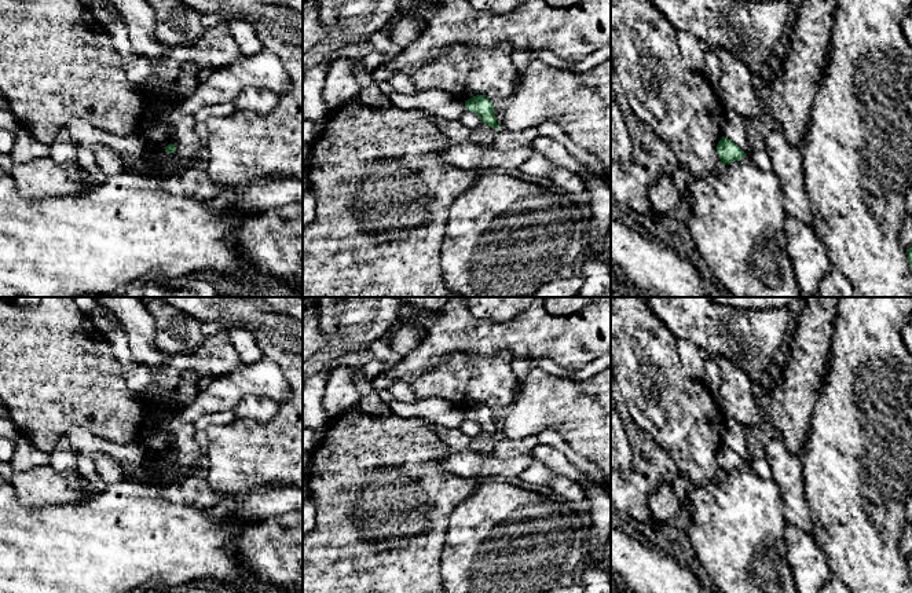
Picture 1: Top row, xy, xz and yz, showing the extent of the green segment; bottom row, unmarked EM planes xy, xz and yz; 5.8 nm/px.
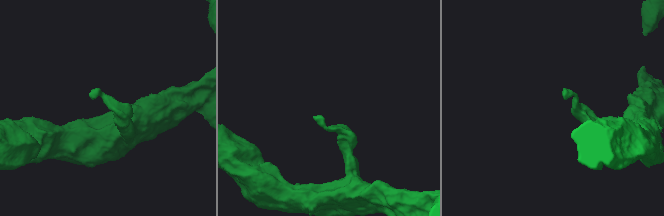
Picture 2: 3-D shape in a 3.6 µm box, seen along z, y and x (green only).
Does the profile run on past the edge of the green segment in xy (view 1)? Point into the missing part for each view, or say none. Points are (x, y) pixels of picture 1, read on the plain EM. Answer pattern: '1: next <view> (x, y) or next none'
1: next none

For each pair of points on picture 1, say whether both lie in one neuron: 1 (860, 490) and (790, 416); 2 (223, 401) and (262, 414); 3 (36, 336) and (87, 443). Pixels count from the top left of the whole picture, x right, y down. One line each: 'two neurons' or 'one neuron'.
1: two neurons
2: two neurons
3: two neurons

